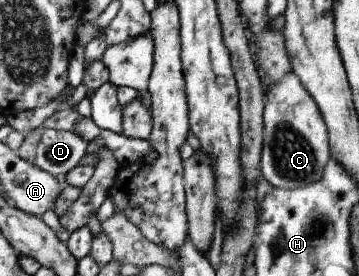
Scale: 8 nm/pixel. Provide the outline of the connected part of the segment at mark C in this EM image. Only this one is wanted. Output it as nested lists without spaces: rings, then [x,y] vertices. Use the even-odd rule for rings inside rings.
[[[293,72],[274,85],[267,84],[264,95],[264,141],[260,172],[273,187],[293,190],[319,182],[331,160],[328,132],[315,99]]]

